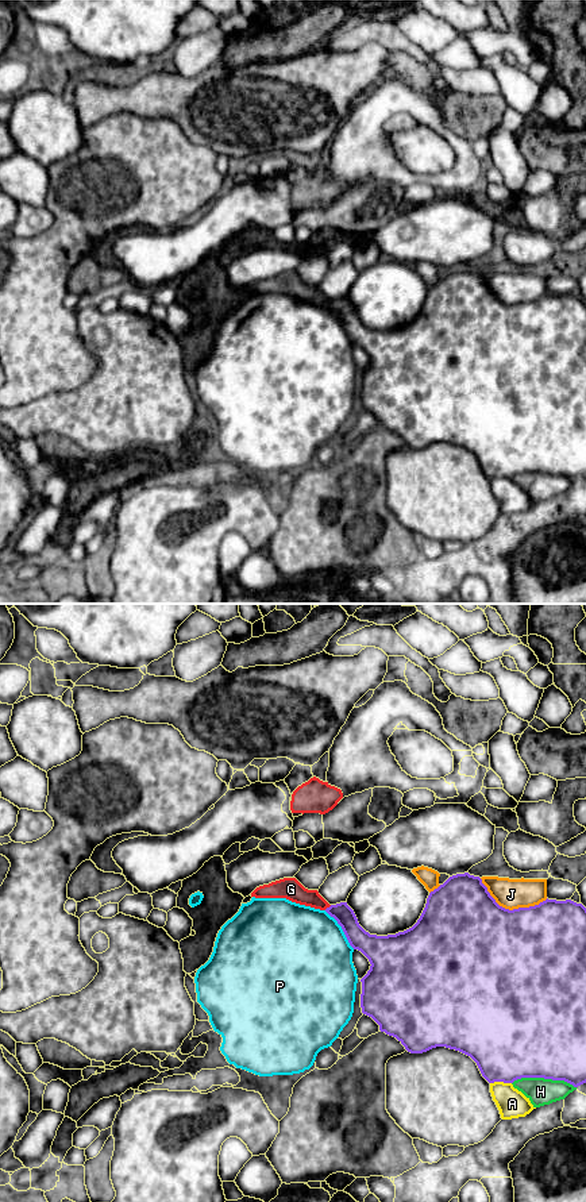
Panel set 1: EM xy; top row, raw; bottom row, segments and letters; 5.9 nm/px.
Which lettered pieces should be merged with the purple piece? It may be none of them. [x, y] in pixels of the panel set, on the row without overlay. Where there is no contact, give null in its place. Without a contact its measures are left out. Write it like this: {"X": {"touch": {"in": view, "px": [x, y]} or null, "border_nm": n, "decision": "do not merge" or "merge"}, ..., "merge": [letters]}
{"A": {"touch": {"in": "xy", "px": [500, 476]}, "border_nm": 130, "decision": "do not merge"}, "G": {"touch": {"in": "xy", "px": [327, 303]}, "border_nm": 50, "decision": "do not merge"}, "H": {"touch": {"in": "xy", "px": [544, 473]}, "border_nm": 380, "decision": "do not merge"}, "J": {"touch": {"in": "xy", "px": [511, 305]}, "border_nm": 420, "decision": "do not merge"}, "P": {"touch": {"in": "xy", "px": [342, 323]}, "border_nm": 300, "decision": "do not merge"}, "merge": []}

